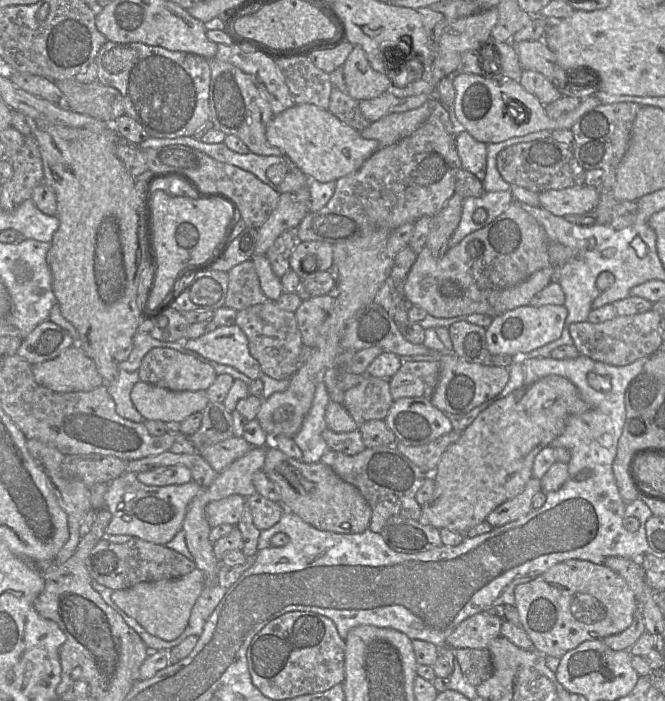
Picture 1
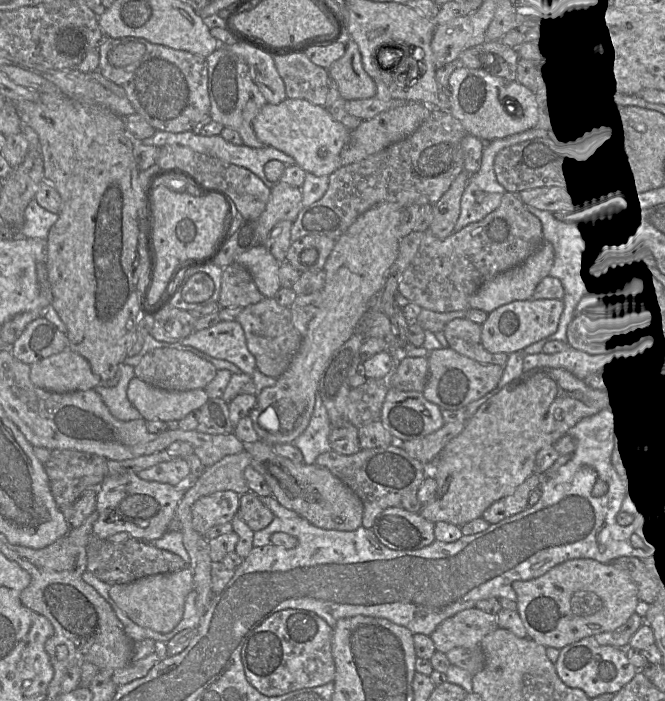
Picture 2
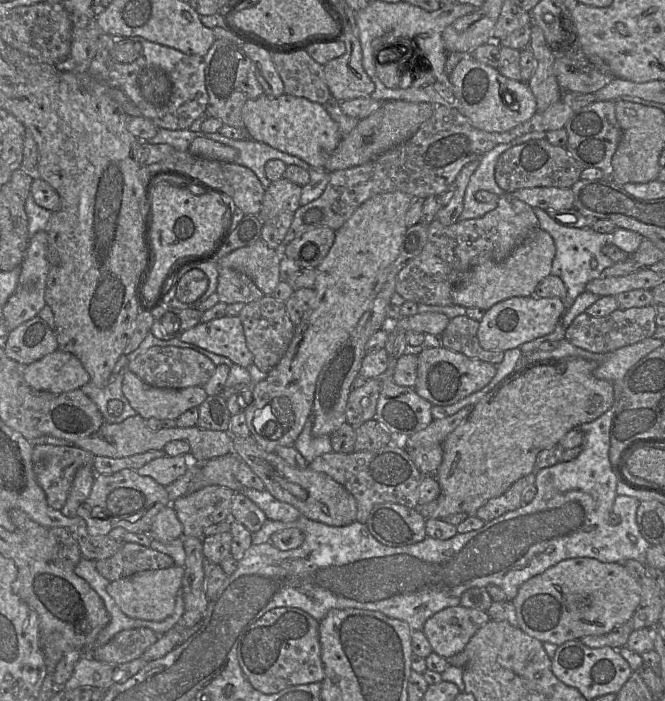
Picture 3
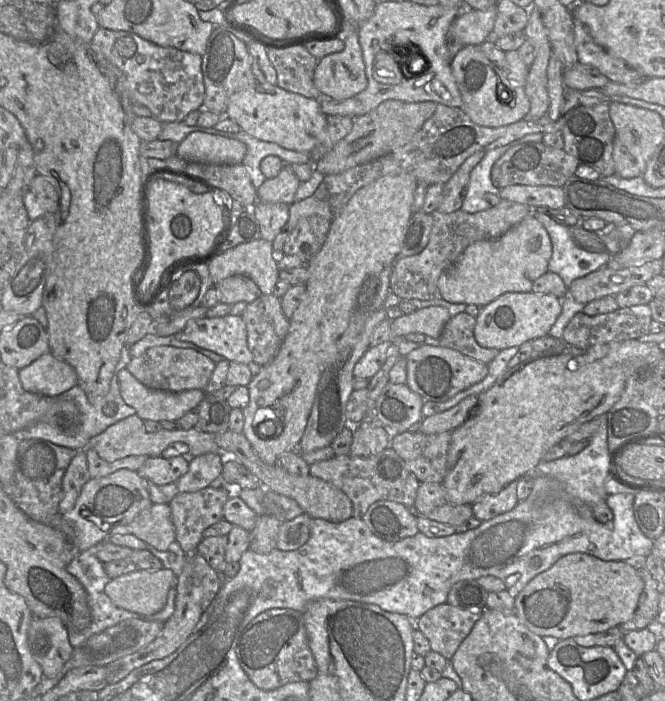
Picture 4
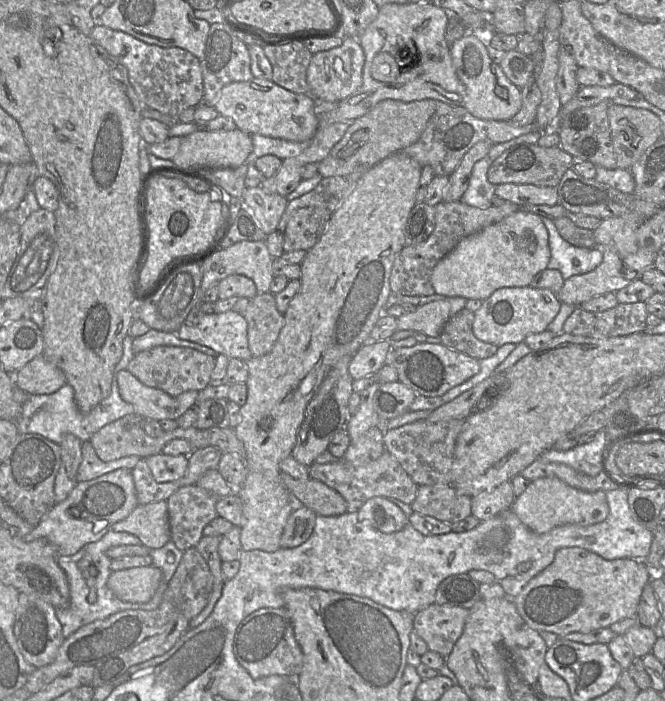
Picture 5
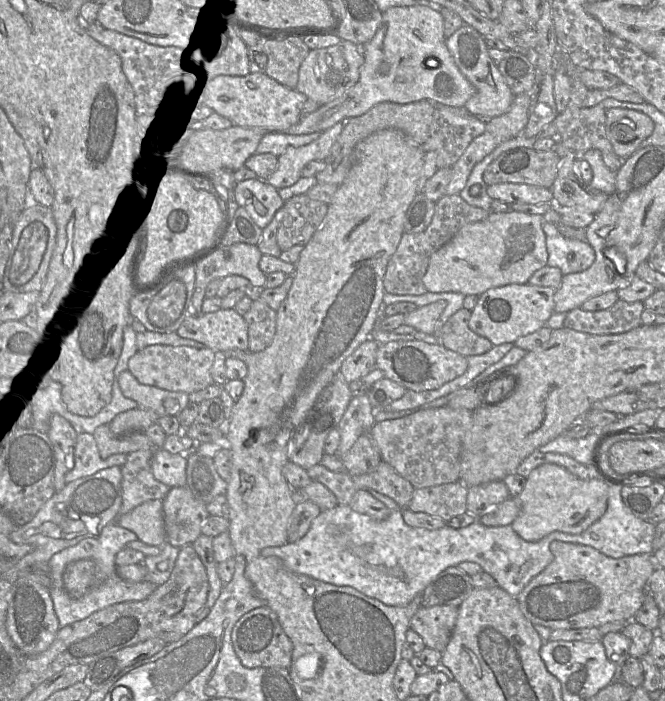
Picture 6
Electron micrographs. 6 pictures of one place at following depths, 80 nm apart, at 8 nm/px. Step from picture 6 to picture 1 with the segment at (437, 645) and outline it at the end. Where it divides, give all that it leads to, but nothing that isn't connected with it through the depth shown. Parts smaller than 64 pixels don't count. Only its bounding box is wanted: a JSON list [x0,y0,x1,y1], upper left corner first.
[446,613,503,649]

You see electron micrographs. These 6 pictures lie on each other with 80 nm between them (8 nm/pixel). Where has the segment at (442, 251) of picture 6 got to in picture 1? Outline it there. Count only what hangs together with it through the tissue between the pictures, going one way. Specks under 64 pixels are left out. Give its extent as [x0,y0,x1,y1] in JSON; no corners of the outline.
[489,266,555,315]

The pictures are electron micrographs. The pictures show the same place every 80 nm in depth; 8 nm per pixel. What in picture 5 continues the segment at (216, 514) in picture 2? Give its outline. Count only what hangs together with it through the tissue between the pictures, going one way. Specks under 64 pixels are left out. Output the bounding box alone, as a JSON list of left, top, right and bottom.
[167,485,219,551]

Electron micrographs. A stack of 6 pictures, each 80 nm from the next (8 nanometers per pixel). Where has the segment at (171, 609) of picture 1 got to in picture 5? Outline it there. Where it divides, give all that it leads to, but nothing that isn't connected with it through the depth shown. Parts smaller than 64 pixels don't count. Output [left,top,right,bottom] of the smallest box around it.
[107,565,162,603]

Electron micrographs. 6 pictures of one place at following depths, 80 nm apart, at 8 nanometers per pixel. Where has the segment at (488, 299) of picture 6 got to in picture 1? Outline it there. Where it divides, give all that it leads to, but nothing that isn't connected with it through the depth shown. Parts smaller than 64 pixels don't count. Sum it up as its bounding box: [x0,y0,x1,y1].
[486,305,568,359]

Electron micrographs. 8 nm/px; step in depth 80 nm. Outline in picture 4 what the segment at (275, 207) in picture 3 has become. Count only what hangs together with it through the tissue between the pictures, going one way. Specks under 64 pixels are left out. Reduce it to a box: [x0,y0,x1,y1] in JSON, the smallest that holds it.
[257,164,300,206]

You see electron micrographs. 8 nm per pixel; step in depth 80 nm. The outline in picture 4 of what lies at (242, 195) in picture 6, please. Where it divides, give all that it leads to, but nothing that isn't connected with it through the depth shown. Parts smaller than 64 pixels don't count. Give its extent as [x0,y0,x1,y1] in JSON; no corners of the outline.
[252,201,289,243]

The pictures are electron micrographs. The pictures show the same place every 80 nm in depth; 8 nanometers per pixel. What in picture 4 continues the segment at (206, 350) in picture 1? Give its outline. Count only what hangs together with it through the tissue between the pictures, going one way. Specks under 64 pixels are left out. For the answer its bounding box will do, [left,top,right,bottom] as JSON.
[174,314,253,364]

